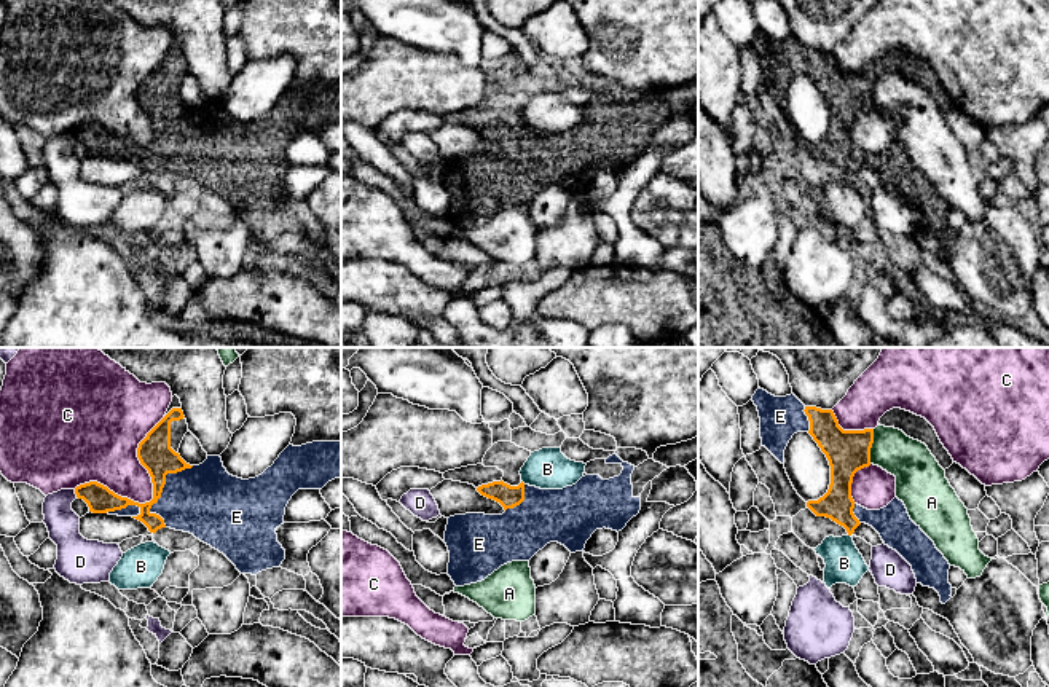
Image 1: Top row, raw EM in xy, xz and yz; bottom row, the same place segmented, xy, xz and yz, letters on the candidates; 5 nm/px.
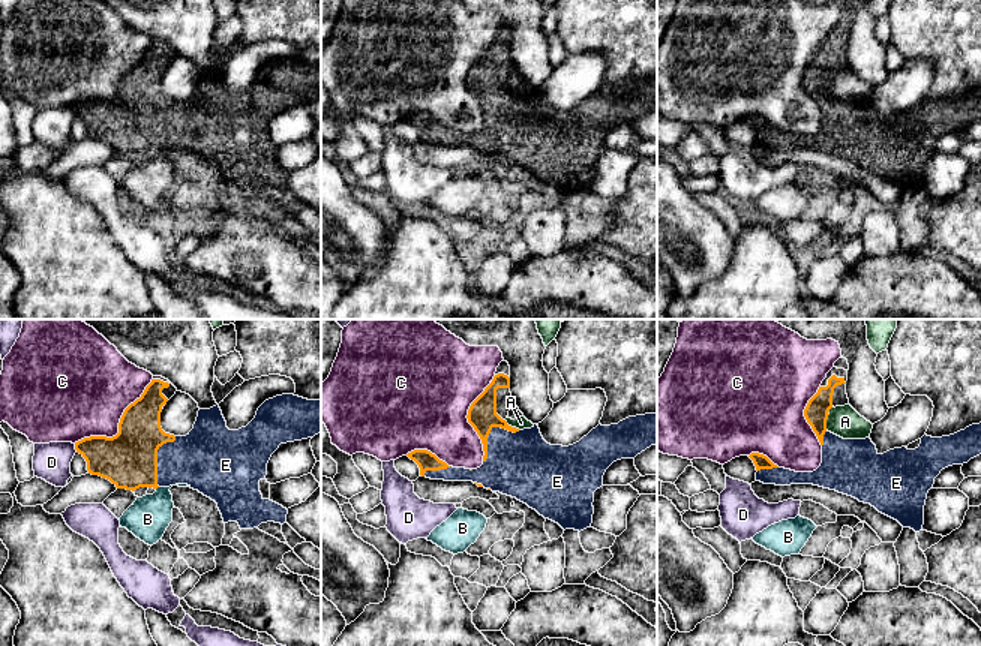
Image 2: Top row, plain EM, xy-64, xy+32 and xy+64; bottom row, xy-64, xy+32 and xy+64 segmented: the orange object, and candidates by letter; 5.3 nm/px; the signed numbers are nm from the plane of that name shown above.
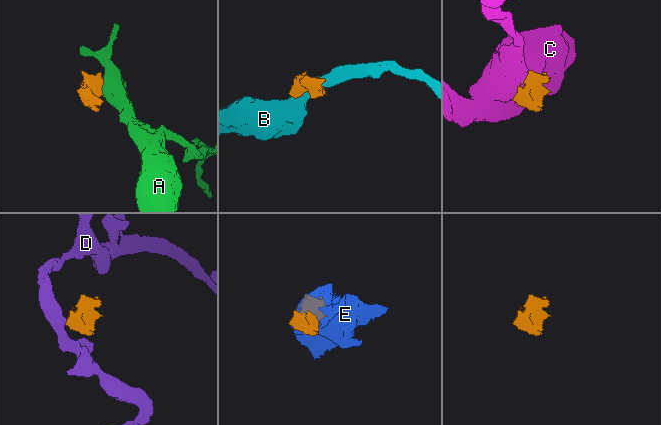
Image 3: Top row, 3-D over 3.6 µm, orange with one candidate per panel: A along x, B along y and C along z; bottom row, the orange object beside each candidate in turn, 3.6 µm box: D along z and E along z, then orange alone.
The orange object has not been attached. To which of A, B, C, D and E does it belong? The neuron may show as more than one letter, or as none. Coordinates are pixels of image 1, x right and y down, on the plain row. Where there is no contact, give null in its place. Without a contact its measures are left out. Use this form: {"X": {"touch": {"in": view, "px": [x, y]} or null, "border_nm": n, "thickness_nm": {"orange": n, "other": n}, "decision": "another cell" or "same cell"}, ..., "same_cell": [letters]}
{"A": {"touch": {"in": "yz", "px": [871, 90]}, "border_nm": 180, "thickness_nm": {"orange": 220, "other": 220}, "decision": "another cell"}, "B": {"touch": null, "decision": "another cell"}, "C": {"touch": {"in": "xy", "px": [153, 139]}, "border_nm": 600, "thickness_nm": {"orange": 170, "other": 240}, "decision": "another cell"}, "D": {"touch": {"in": "xy", "px": [75, 136]}, "border_nm": 40, "thickness_nm": {"orange": 140, "other": 170}, "decision": "another cell"}, "E": {"touch": {"in": "xy", "px": [161, 133]}, "border_nm": 340, "thickness_nm": {"orange": 170, "other": 360}, "decision": "same cell"}, "same_cell": ["E"]}

